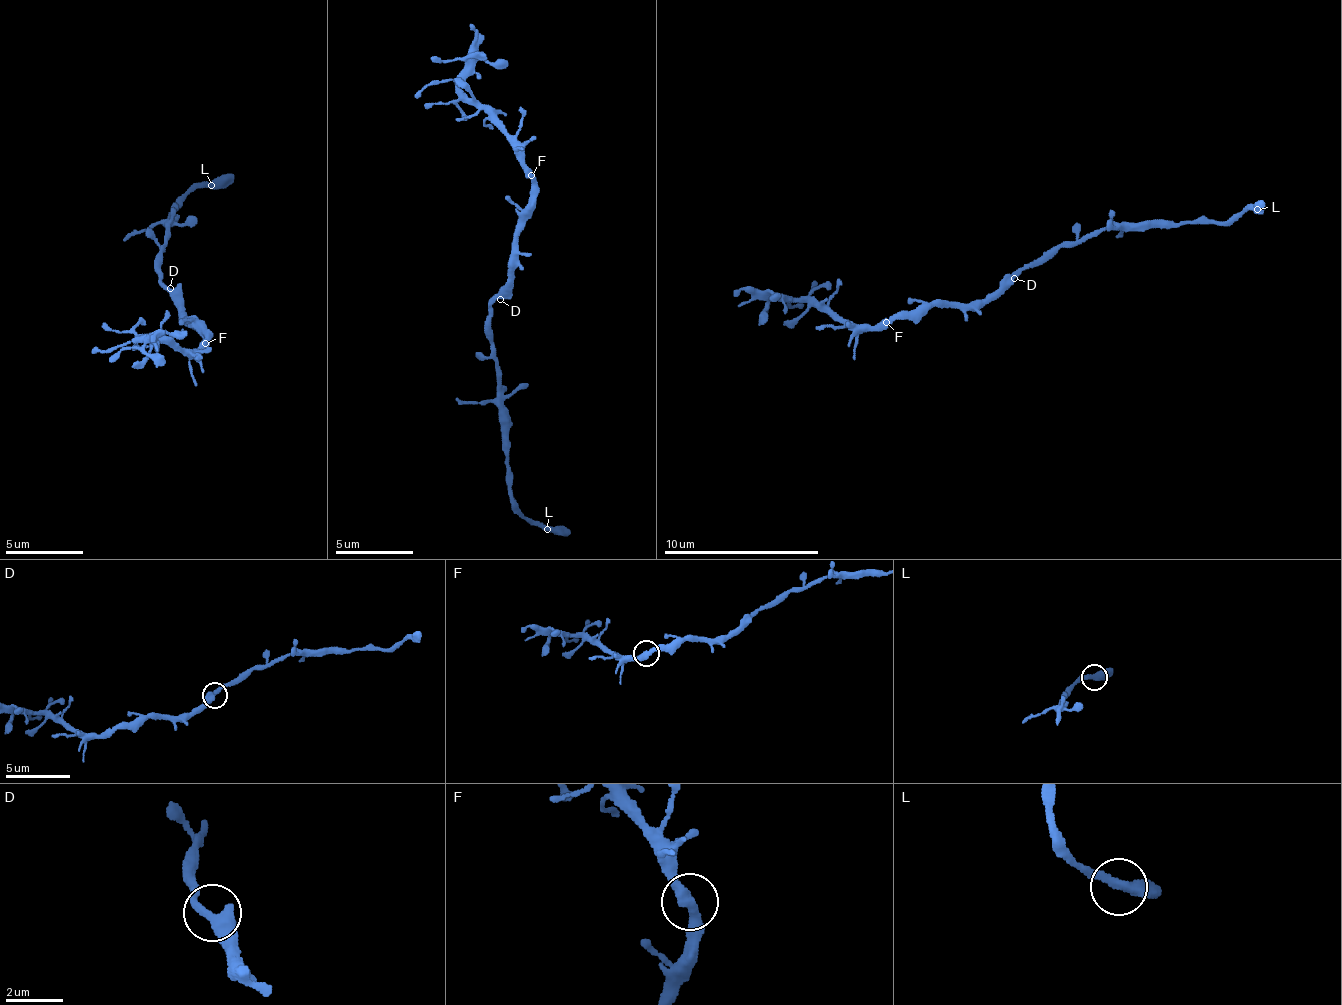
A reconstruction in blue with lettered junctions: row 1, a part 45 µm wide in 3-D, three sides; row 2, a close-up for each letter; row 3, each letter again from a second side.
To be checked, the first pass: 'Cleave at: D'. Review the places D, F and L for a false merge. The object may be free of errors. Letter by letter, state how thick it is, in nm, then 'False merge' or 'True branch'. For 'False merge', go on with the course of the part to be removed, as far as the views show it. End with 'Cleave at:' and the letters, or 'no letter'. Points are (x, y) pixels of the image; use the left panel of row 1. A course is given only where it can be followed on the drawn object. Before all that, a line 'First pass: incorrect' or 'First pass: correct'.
First pass: incorrect
D: Thickness 440 nm. True branch
F: Thickness 400 nm. False merge. Course of the part to remove: (206, 342), (196, 349), (173, 352), (162, 342), (136, 341), (157, 335), (150, 341)
L: Thickness 400 nm. True branch
Cleave at: F

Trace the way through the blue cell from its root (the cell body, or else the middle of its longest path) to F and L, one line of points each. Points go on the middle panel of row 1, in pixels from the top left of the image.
F: (500, 288), (508, 281), (512, 263), (516, 259), (516, 220), (520, 209), (528, 202), (532, 176)
L: (500, 288), (500, 299), (492, 306), (491, 357), (501, 386), (505, 482), (509, 501), (547, 529)

